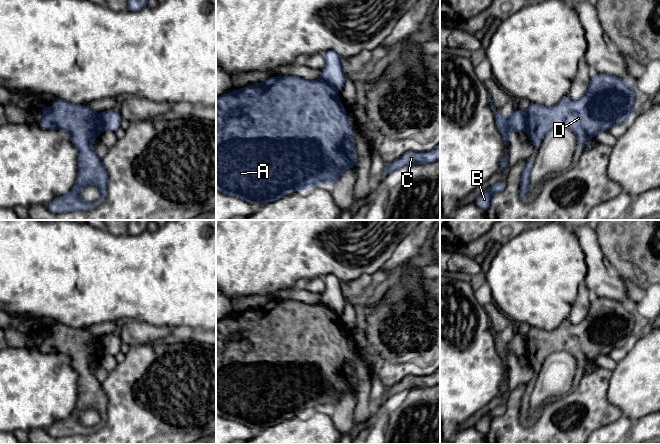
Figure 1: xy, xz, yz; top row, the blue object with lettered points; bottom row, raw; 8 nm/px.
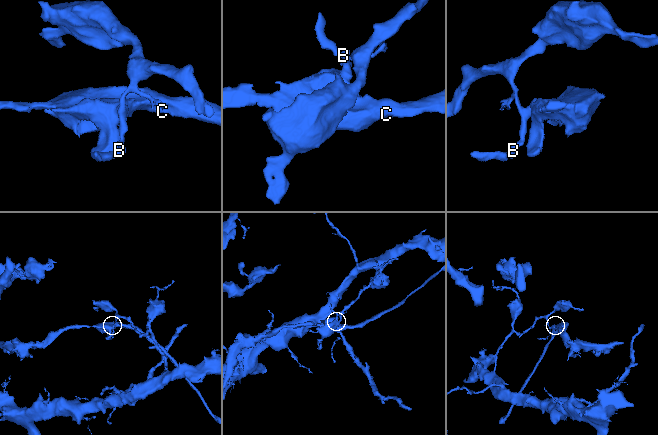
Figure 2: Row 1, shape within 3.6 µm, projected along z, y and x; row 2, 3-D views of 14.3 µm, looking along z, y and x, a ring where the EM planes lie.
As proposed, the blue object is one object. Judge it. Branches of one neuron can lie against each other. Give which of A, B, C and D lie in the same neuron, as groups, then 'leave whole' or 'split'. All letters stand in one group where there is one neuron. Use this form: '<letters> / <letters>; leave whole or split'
A C D / B; split

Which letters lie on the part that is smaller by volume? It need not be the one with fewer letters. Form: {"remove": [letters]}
{"remove": ["A", "C", "D"]}

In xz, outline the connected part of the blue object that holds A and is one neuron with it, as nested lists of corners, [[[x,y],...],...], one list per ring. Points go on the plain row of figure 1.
[[[296,300],[270,301],[256,308],[248,309],[244,313],[228,316],[216,321],[216,416],[237,421],[251,428],[257,426],[262,429],[279,424],[292,415],[304,415],[316,409],[333,409],[342,396],[348,392],[356,392],[357,377],[354,371],[352,353],[340,321],[331,314],[332,310],[323,305],[310,305]]]

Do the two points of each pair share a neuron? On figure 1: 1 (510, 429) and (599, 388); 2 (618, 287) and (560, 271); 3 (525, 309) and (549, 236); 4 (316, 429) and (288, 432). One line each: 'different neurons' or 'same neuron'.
1: same neuron
2: different neurons
3: same neuron
4: same neuron

